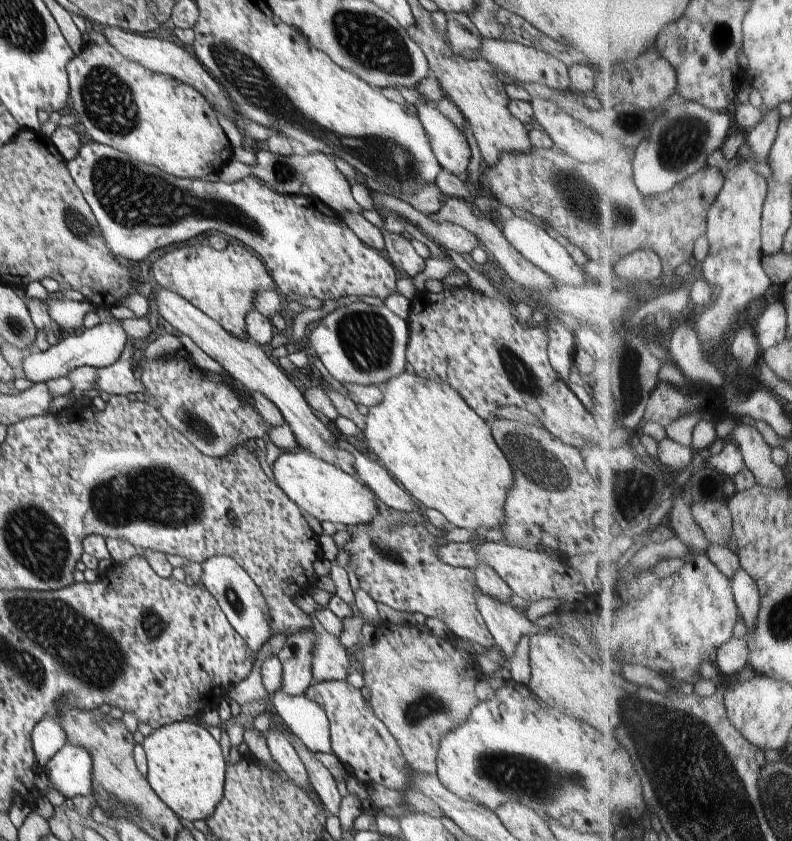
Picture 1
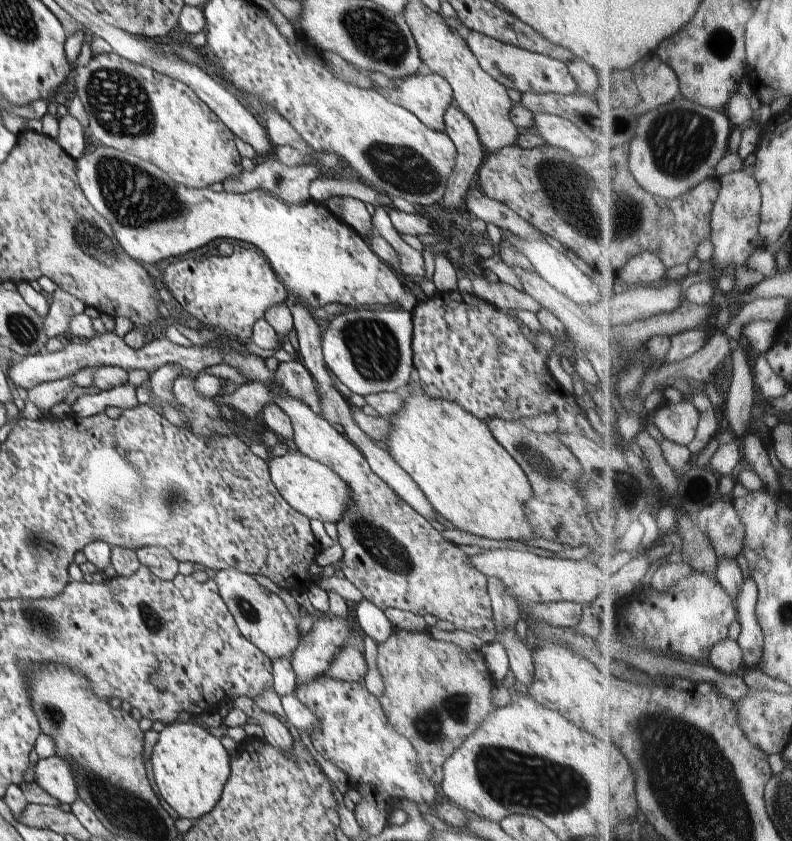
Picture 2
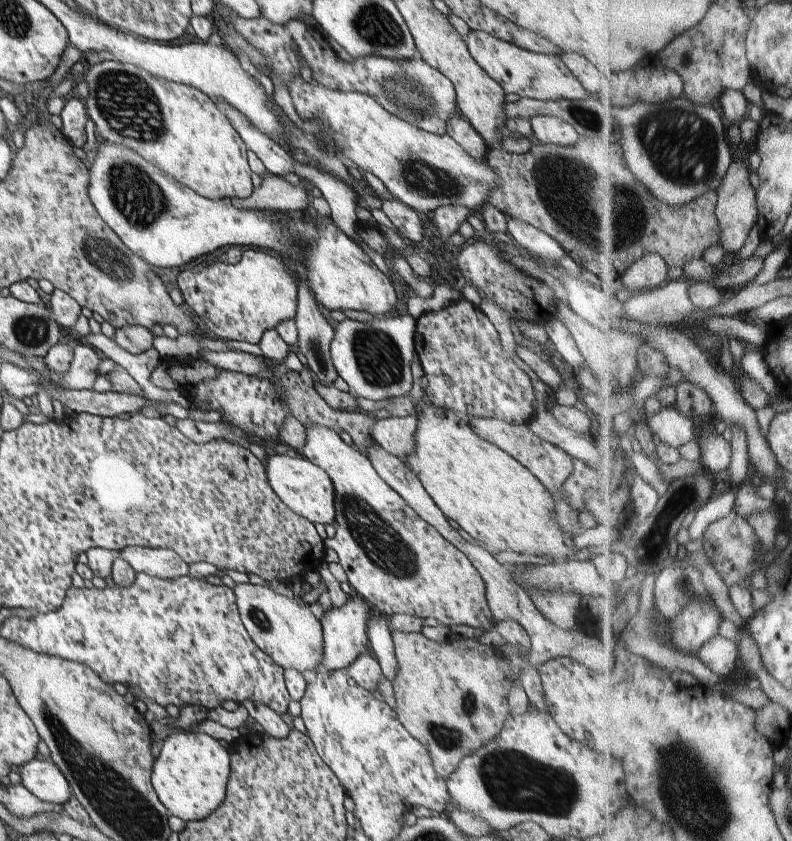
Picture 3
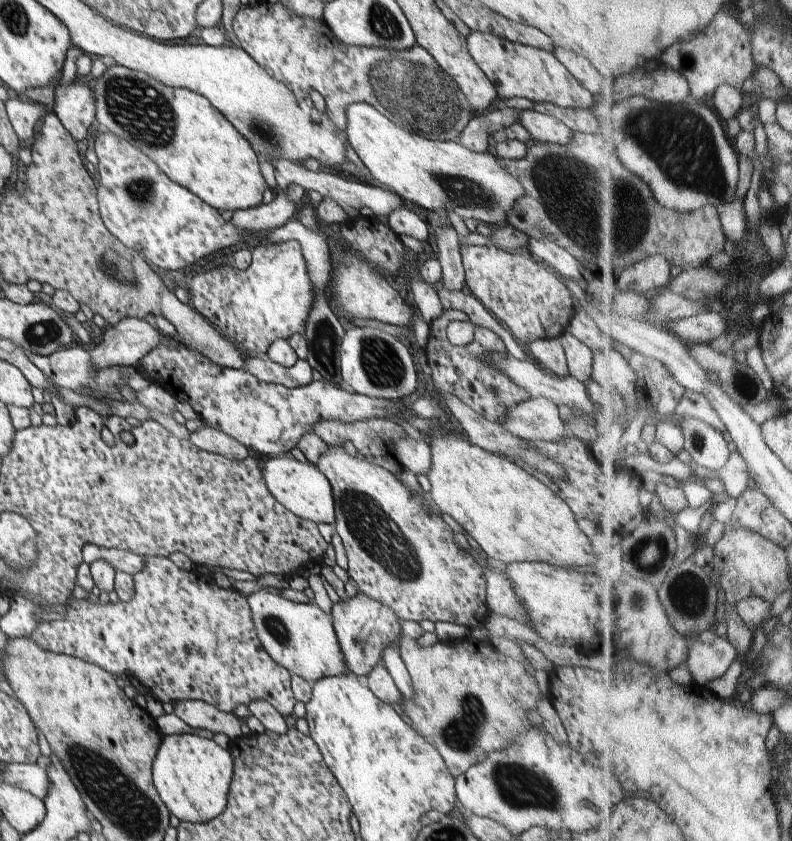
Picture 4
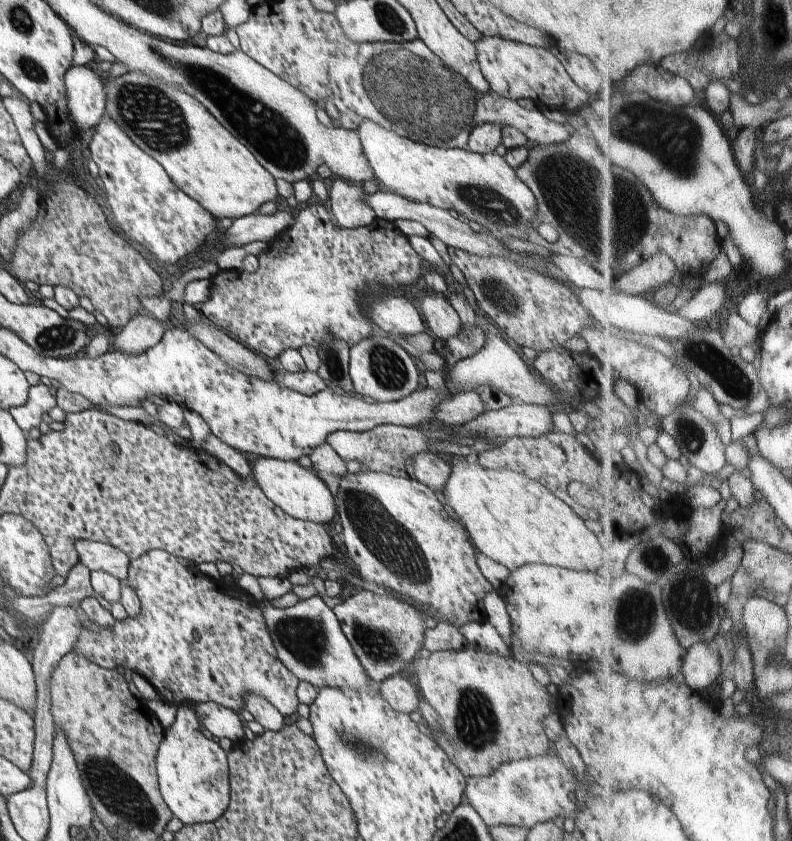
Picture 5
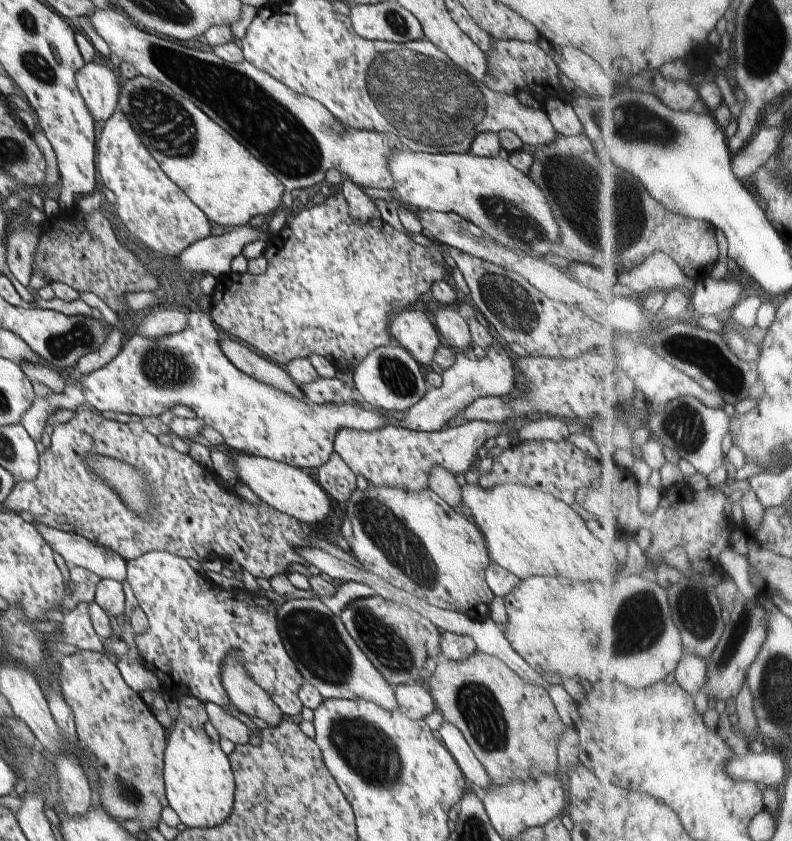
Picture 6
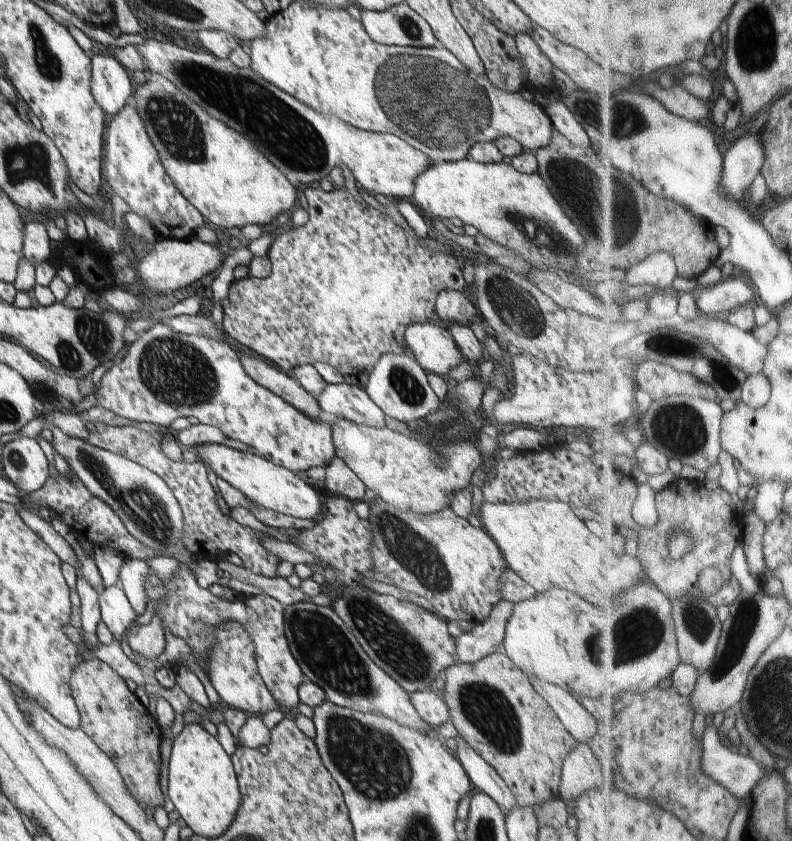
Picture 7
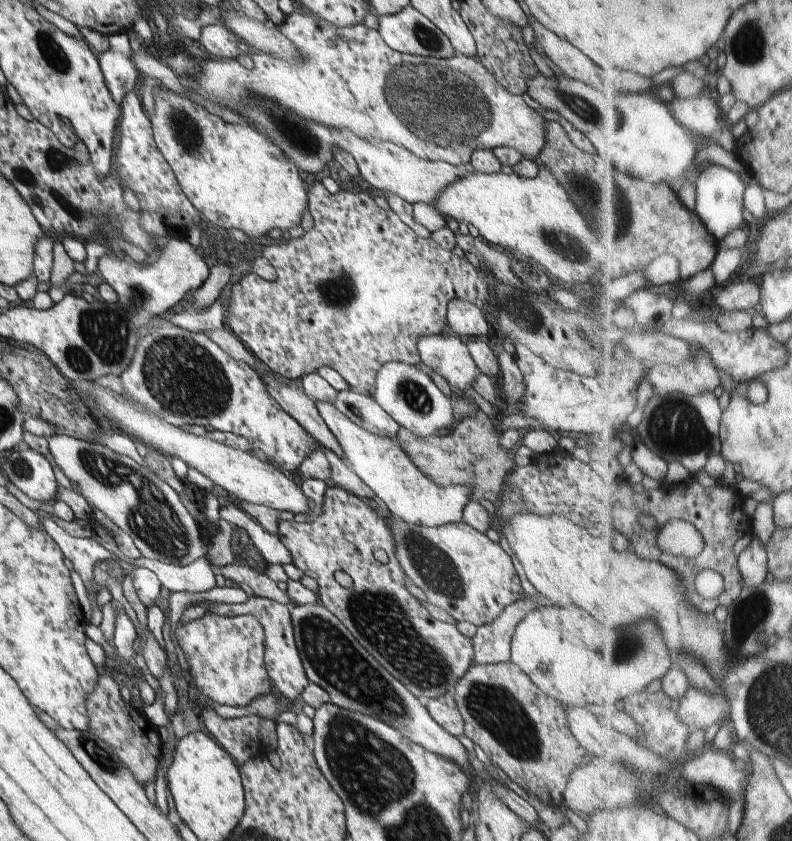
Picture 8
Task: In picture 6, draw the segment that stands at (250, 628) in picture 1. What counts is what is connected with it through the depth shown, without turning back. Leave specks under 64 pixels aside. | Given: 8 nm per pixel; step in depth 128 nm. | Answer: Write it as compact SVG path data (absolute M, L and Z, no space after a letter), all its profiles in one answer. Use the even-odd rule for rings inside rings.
M291 599L276 610L280 640L304 682L312 684L323 699L362 698L384 710L397 710L393 687L382 678L364 652L353 642L338 615L317 599Z

